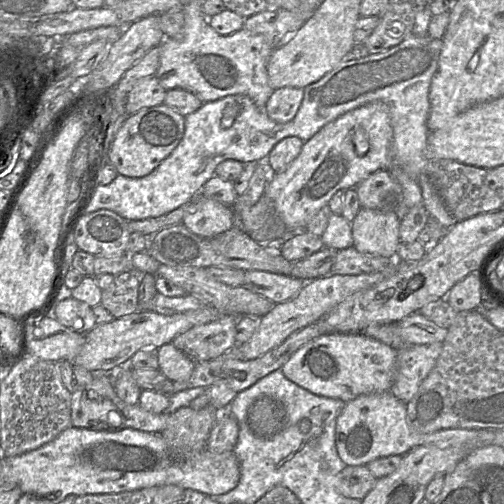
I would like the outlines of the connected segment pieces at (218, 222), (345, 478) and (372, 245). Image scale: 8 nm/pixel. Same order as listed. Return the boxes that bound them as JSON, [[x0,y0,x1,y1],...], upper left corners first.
[[181,198,234,237],[338,465,376,500],[350,207,400,258]]

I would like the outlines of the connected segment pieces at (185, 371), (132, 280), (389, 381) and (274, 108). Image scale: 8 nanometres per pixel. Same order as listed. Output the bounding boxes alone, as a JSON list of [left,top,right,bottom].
[[157,343,196,382],[101,271,141,318],[281,332,396,403],[264,88,303,123]]

